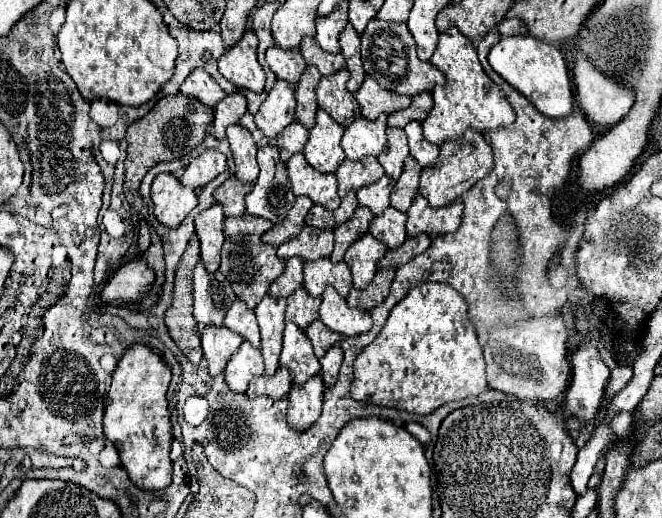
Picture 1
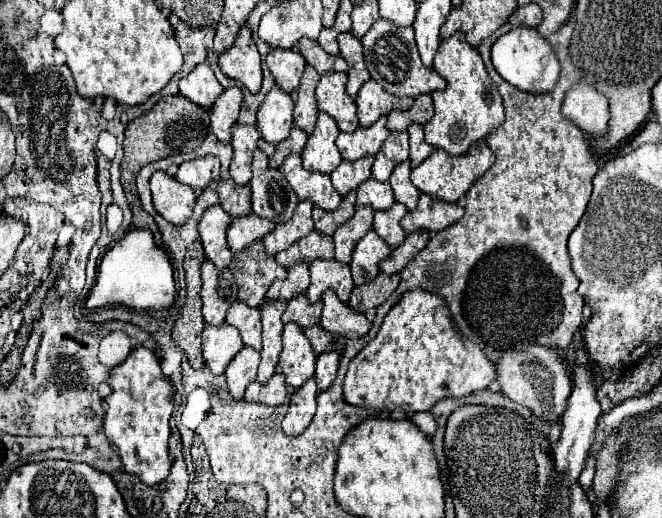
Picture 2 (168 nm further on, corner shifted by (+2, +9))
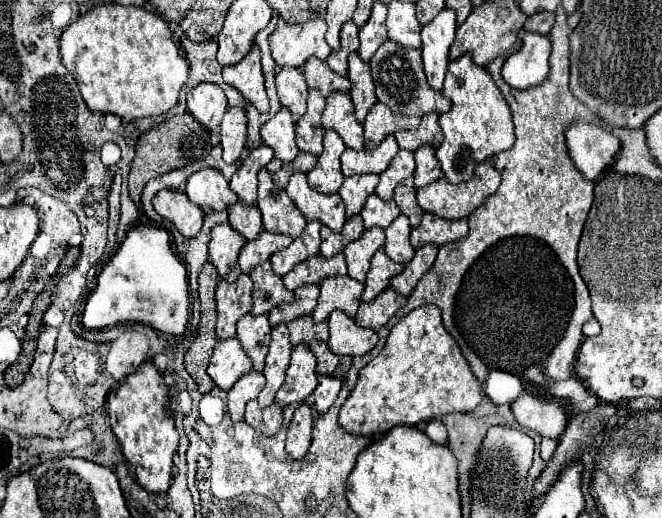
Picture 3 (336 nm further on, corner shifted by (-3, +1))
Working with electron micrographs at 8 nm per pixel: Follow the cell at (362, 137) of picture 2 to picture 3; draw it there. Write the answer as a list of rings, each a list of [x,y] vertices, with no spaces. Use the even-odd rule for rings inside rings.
[[[389,134],[377,148],[373,150],[353,150],[347,148],[341,156],[341,170],[345,176],[353,174],[381,174],[393,156],[399,152],[395,138]]]

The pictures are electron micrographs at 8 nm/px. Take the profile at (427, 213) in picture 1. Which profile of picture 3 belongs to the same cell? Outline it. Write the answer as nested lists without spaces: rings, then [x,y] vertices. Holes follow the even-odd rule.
[[[425,212],[421,224],[411,230],[411,246],[413,248],[419,248],[423,244],[441,246],[445,242],[453,242],[467,236],[467,232],[469,232],[467,218],[445,220],[441,216],[433,216],[433,212]]]

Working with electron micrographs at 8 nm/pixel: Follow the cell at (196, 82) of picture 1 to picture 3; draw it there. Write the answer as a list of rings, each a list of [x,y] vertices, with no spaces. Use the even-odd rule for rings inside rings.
[[[203,82],[187,92],[187,110],[211,132],[219,132],[221,118],[227,110],[227,98],[217,84]]]

